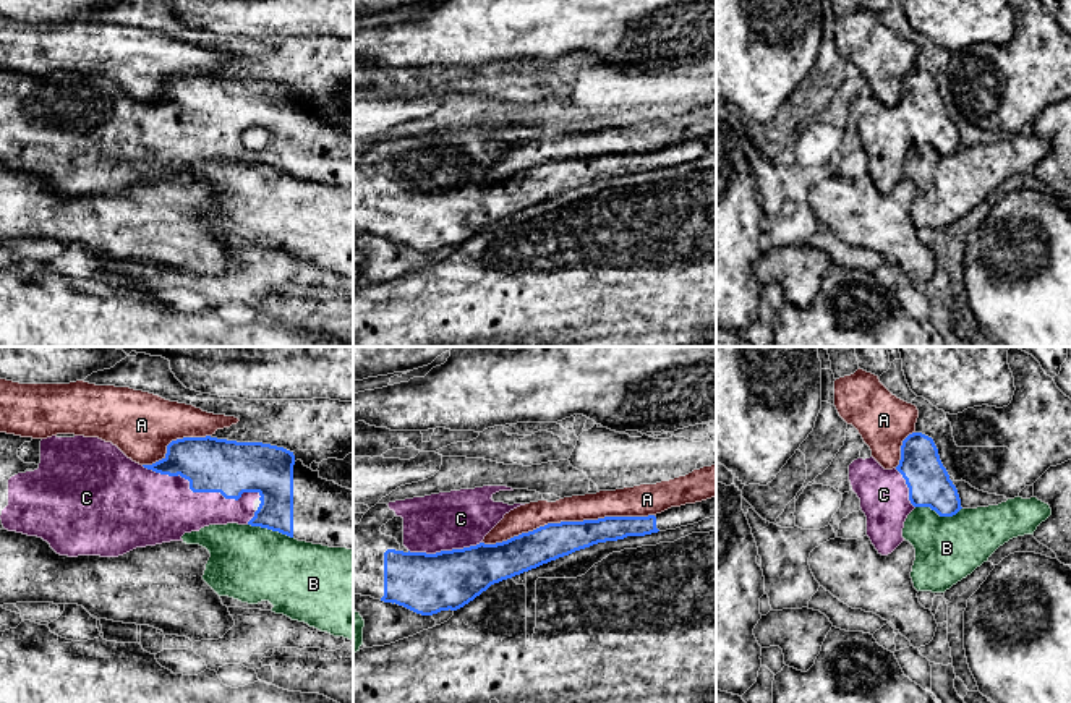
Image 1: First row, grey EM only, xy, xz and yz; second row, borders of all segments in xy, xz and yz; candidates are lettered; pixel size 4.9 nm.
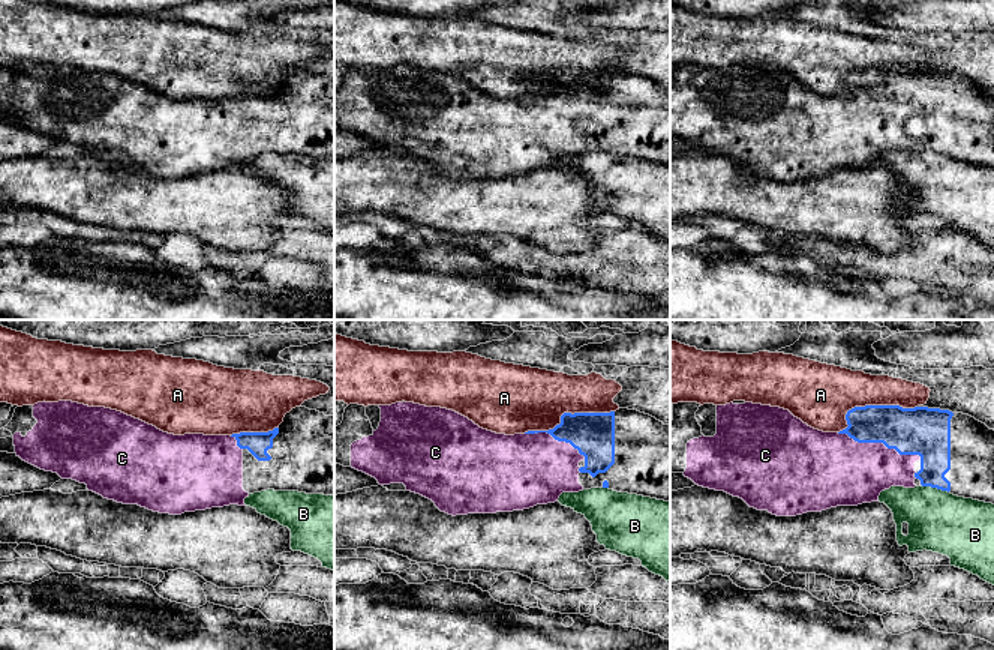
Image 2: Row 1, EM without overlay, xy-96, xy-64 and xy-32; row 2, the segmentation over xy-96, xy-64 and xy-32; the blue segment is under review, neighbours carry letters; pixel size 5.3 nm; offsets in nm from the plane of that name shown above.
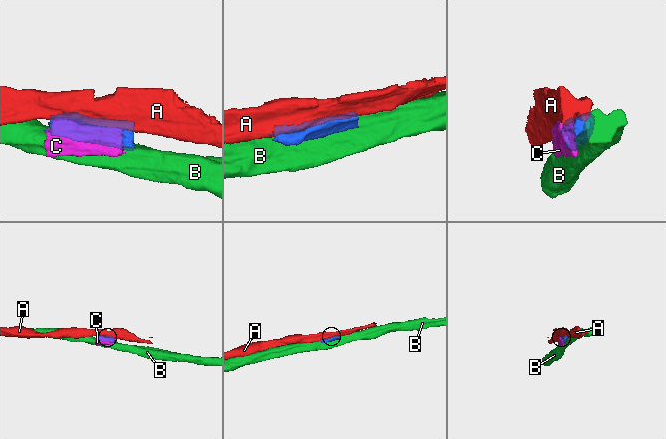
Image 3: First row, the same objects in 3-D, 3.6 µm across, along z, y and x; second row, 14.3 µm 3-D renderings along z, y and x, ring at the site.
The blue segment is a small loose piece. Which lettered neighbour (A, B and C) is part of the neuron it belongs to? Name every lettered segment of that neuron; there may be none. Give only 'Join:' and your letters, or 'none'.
Join: C

